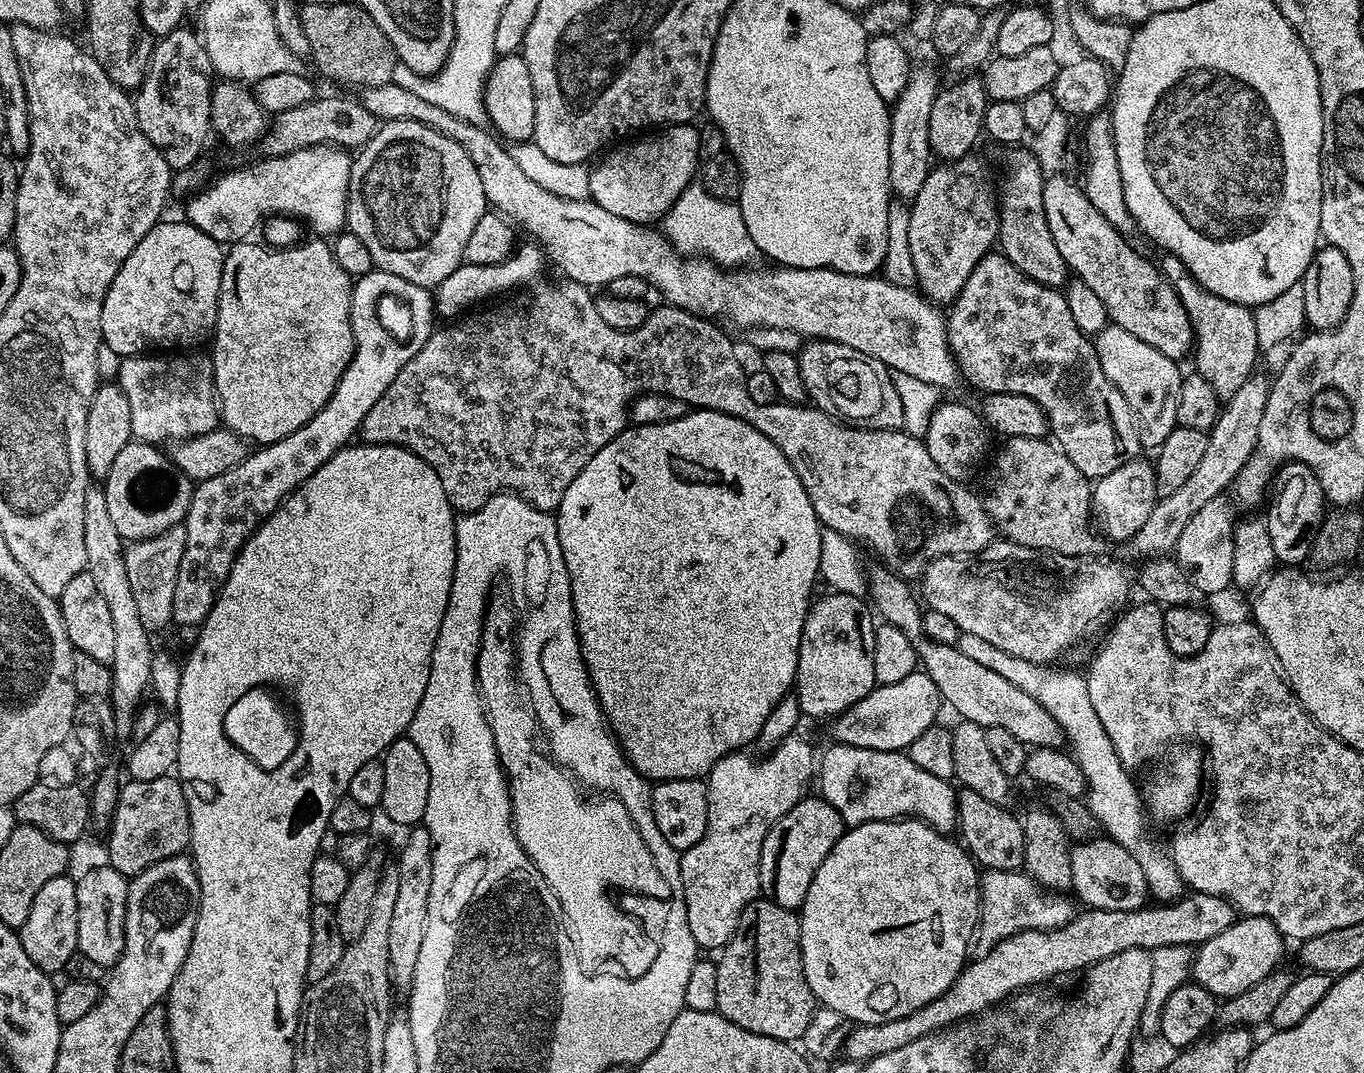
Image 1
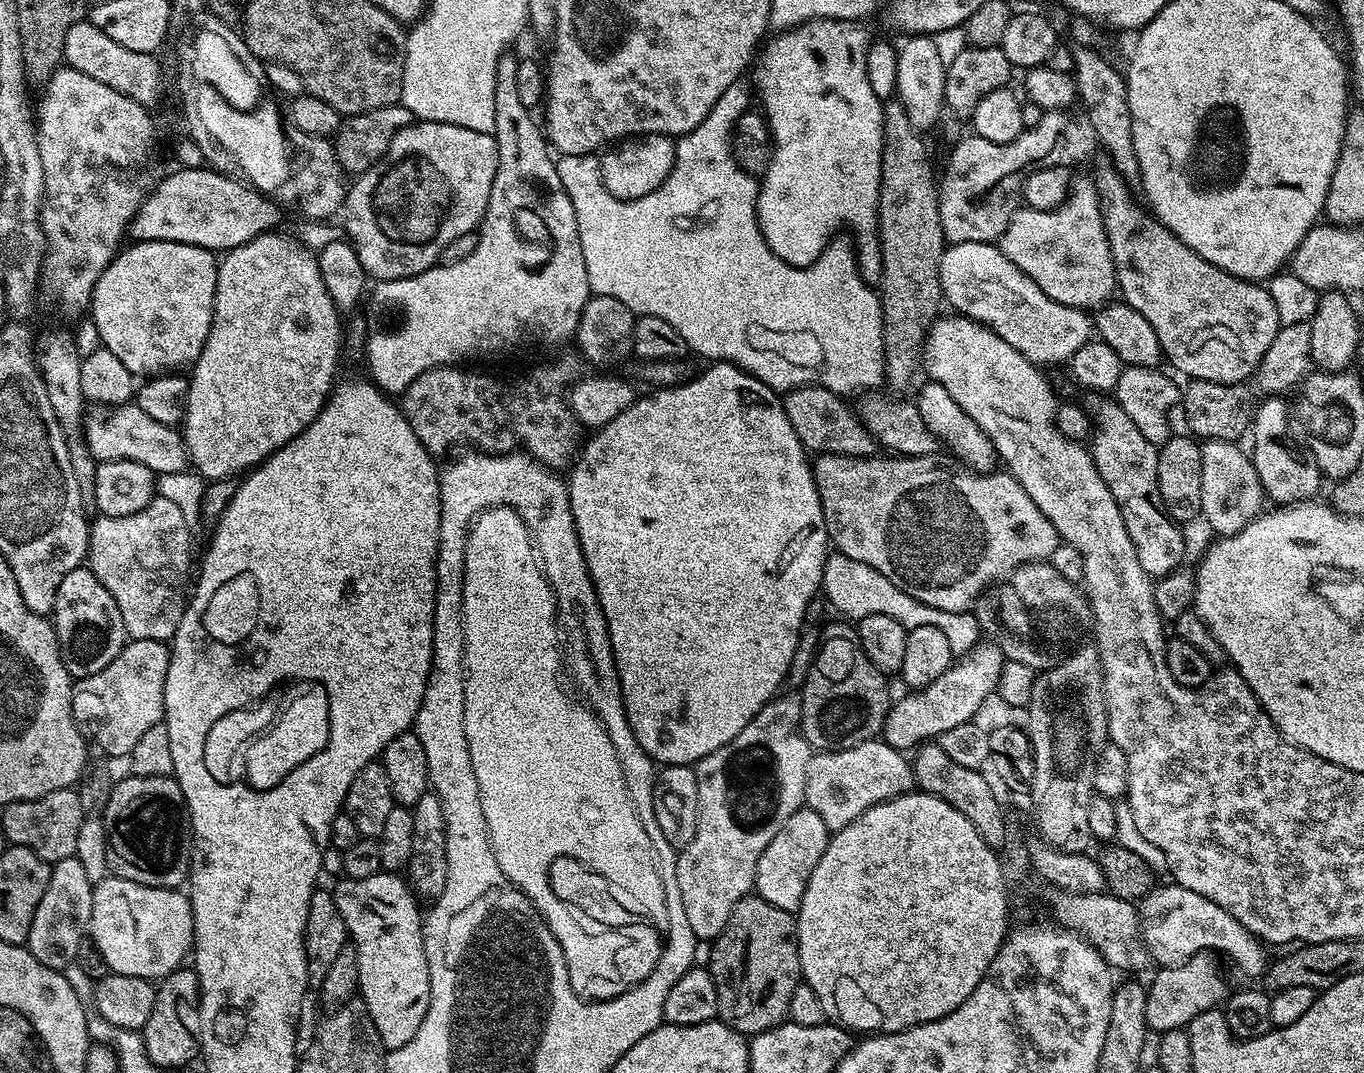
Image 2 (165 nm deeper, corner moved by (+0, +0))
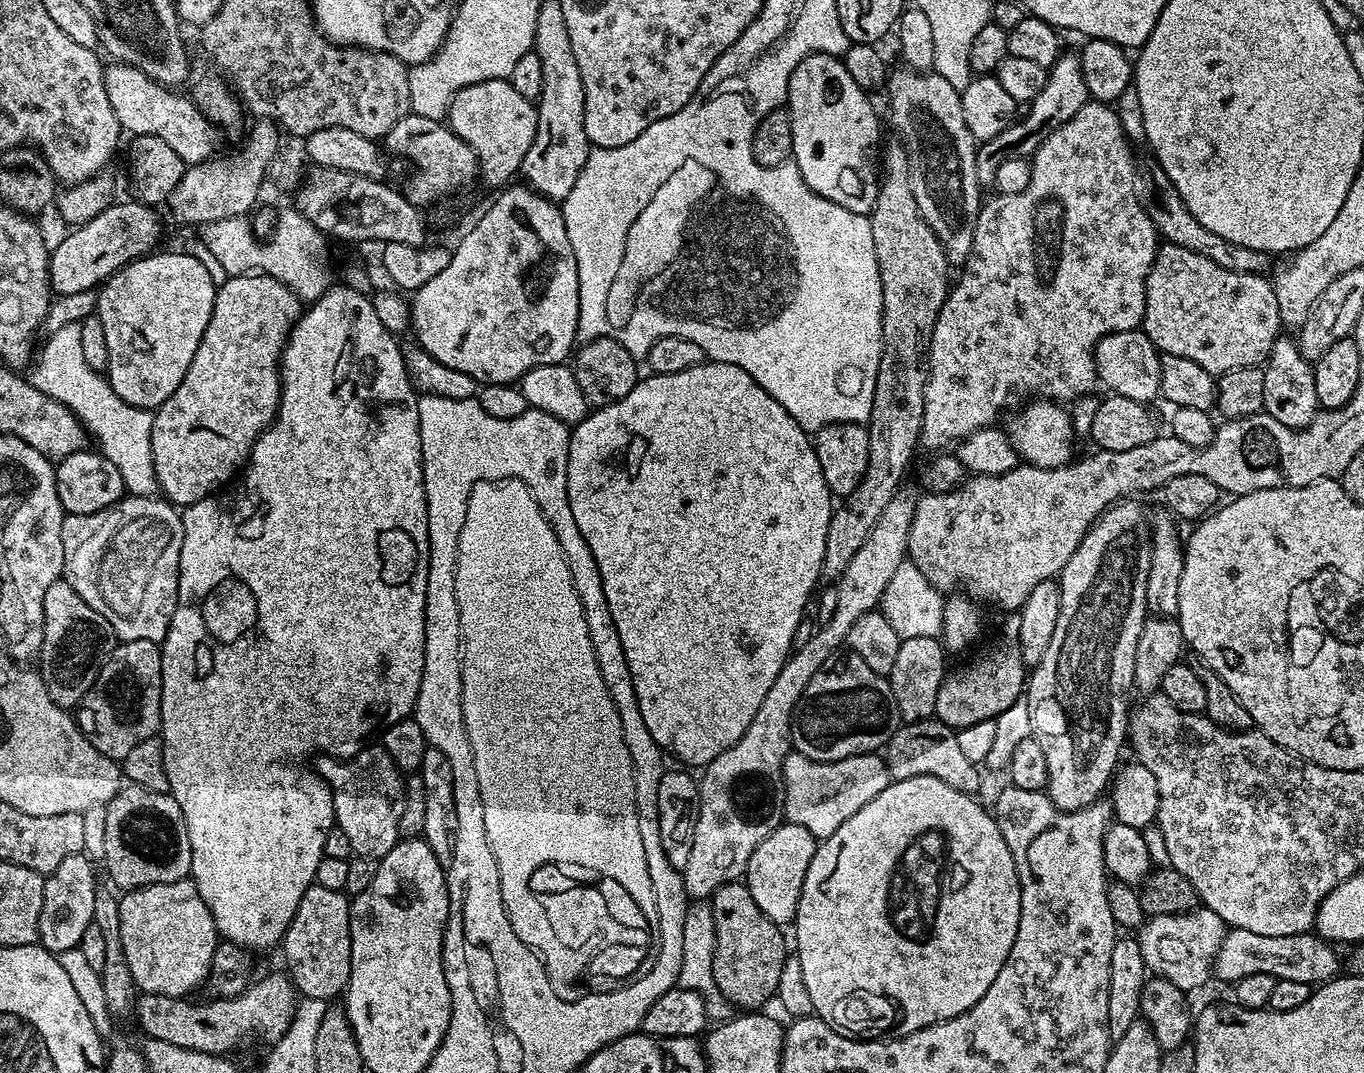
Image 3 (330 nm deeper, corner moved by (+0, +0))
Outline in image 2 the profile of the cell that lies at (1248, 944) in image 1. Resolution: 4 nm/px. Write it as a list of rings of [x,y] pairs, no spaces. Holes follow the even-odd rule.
[[[1200,952],[1194,958],[1178,966],[1160,968],[1152,981],[1147,981],[1146,1022],[1153,1033],[1187,1029],[1195,1016],[1211,1008],[1220,1008],[1230,995],[1230,987],[1220,977],[1220,968],[1216,965],[1217,957],[1207,952]]]

